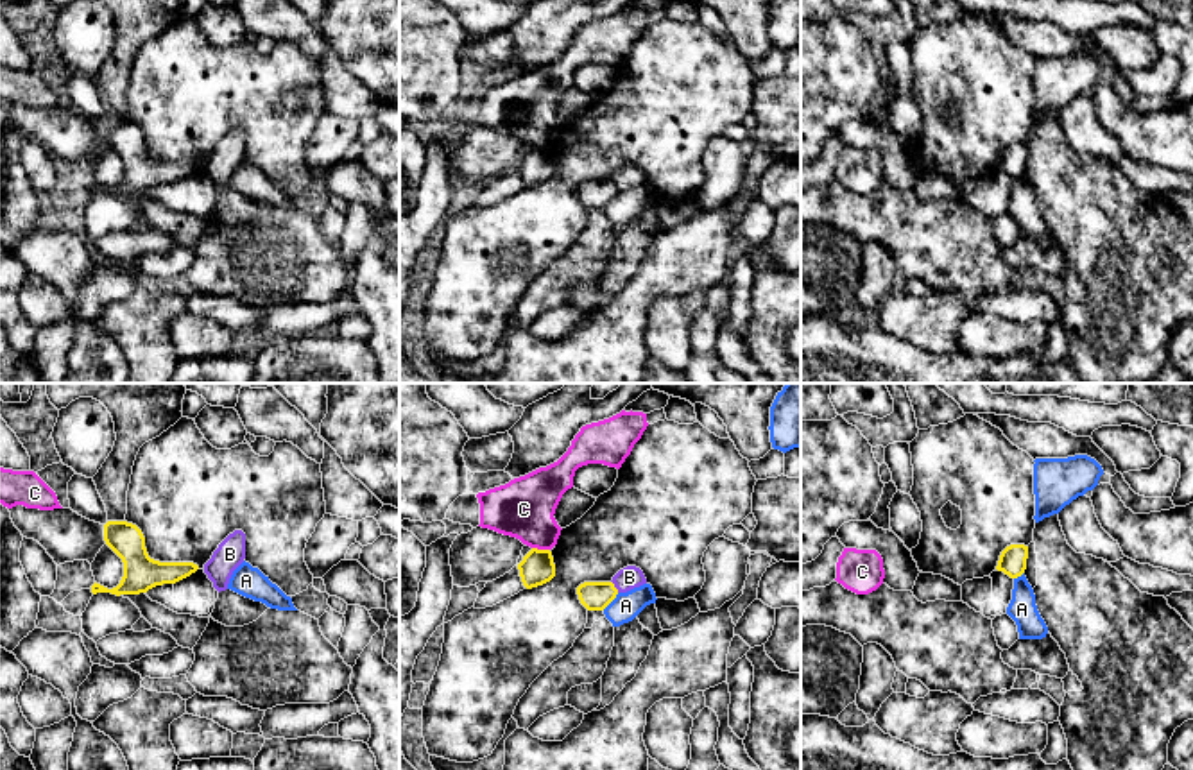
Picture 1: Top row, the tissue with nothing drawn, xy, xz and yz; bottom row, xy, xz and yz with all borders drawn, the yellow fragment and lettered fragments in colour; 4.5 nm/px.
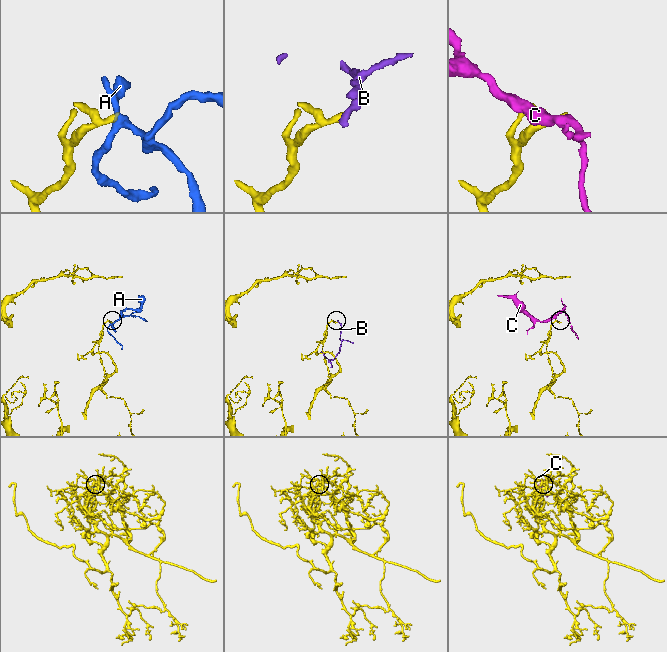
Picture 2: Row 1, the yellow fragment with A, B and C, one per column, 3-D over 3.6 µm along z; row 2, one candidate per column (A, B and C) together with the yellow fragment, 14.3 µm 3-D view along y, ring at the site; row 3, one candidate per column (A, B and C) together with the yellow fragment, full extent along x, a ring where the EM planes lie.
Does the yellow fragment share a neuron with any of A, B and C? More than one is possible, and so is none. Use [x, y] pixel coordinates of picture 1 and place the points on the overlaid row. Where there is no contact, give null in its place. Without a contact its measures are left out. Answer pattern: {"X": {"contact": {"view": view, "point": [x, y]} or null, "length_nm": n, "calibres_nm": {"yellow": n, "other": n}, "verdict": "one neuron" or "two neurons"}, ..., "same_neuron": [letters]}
{"A": {"contact": {"view": "xz", "point": [609, 602]}, "length_nm": 110, "calibres_nm": {"yellow": 130, "other": 120}, "verdict": "two neurons"}, "B": {"contact": {"view": "xz", "point": [613, 586]}, "length_nm": 70, "calibres_nm": {"yellow": 130, "other": 100}, "verdict": "two neurons"}, "C": {"contact": {"view": "xz", "point": [541, 550]}, "length_nm": 80, "calibres_nm": {"yellow": 150, "other": 260}, "verdict": "two neurons"}, "same_neuron": []}

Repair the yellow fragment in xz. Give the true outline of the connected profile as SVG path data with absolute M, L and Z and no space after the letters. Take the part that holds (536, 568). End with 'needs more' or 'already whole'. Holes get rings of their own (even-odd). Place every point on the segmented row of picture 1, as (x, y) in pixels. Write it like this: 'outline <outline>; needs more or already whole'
outline M532 548L518 564L518 569L527 589L550 582L555 577L552 552Z; already whole

